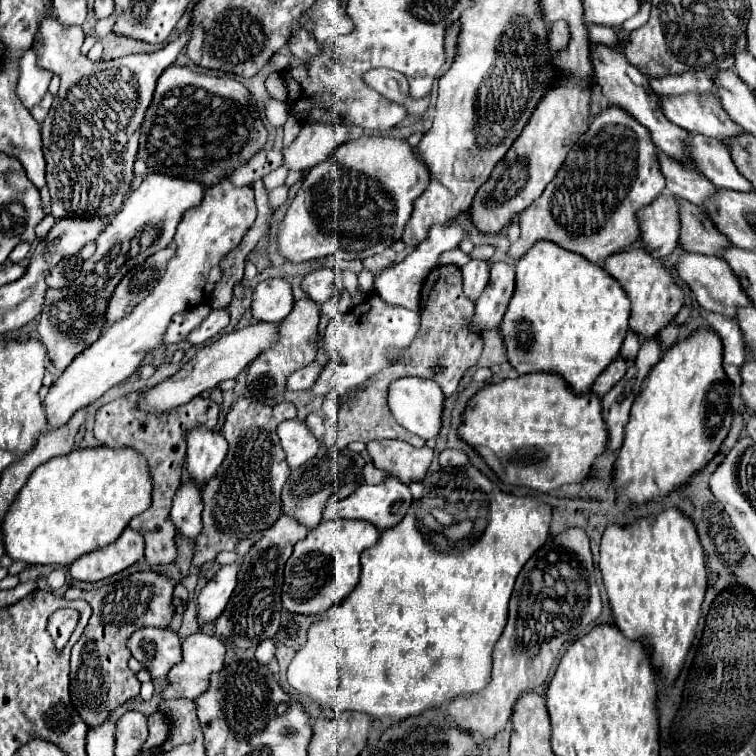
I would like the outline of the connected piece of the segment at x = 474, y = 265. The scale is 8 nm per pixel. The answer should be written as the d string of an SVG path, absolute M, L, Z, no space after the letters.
M469 260L461 266L463 290L471 300L477 300L489 282L489 264L483 260Z

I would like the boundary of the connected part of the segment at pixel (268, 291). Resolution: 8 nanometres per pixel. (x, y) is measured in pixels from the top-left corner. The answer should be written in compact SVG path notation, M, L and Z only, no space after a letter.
M263 280L253 290L251 314L257 322L281 322L289 316L293 308L291 286L281 280Z

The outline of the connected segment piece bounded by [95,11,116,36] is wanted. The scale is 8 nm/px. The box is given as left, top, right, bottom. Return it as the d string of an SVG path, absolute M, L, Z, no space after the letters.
M114 11L111 16L99 20L95 25L95 34L99 36L104 36L110 33L111 28L115 22L115 18L116 18L116 12Z

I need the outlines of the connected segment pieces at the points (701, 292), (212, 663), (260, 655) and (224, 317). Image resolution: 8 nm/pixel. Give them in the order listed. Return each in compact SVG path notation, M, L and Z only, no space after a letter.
M683 250L679 254L679 260L675 262L675 270L679 274L679 280L683 284L689 286L689 290L693 292L695 300L699 302L699 306L703 306L705 310L711 312L719 312L723 316L733 318L737 306L753 306L751 300L747 298L747 294L743 292L737 276L729 270L729 266L725 264L725 260L717 258L717 256L705 256L705 254L693 254Z
M195 632L183 640L183 658L173 670L167 674L167 686L161 690L163 700L177 700L187 698L195 700L209 688L211 672L219 672L225 662L225 644L217 636L207 636L203 632Z
M263 640L263 642L259 644L257 652L255 652L255 658L257 658L257 662L261 662L261 664L269 664L269 662L275 658L275 644L273 644L273 640Z
M221 308L221 310L211 310L209 316L189 332L189 336L185 338L185 342L189 344L203 344L207 342L209 338L217 336L229 322L229 314L227 314L227 308Z

